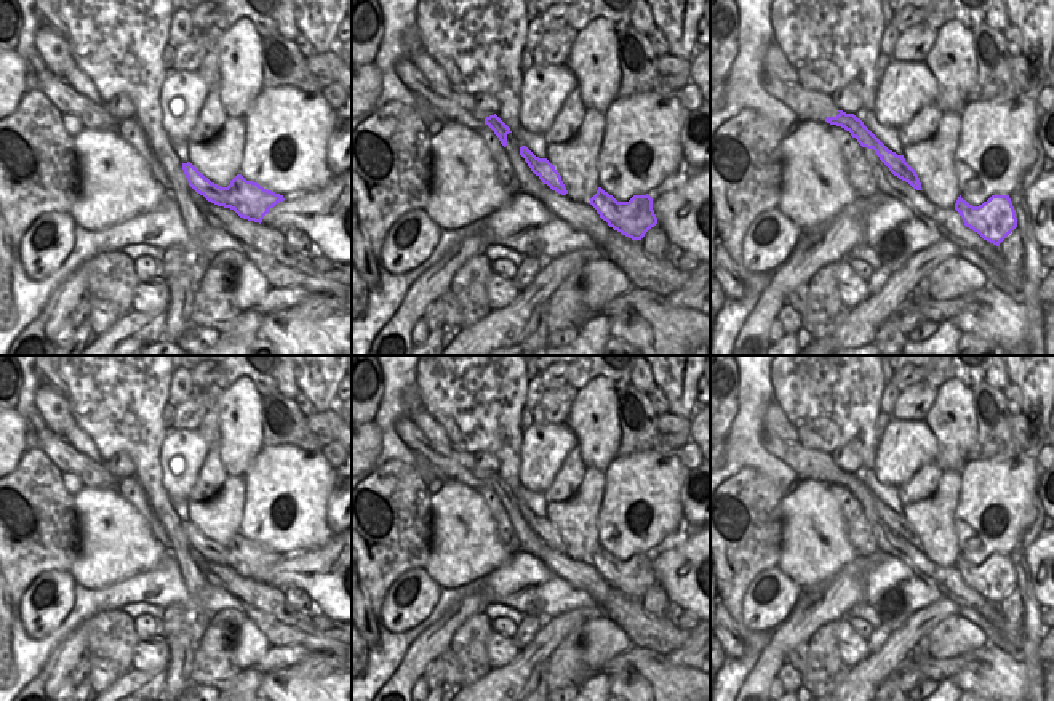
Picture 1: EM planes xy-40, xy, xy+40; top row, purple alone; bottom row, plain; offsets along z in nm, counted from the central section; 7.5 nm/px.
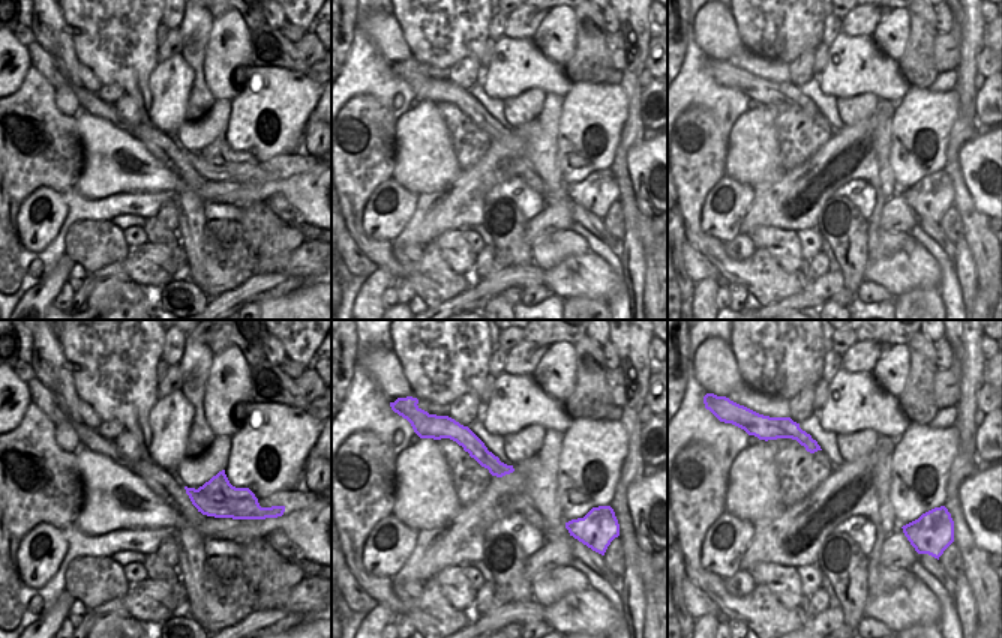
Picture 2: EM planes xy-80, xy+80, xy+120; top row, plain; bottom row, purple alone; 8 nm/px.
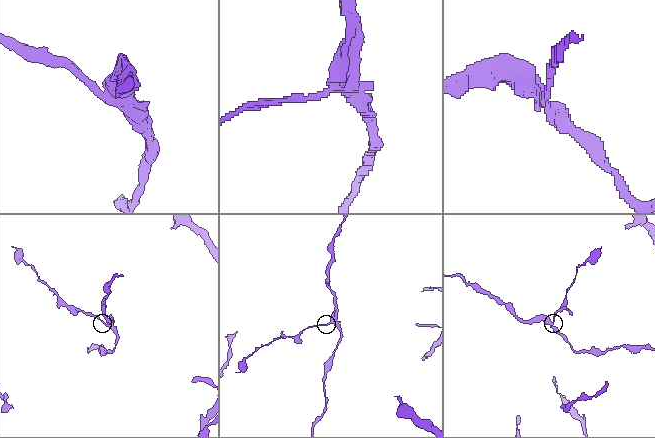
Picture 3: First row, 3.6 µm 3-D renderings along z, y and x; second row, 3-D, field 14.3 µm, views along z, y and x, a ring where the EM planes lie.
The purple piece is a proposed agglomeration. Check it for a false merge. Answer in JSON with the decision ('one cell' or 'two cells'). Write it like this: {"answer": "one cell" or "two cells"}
{"answer": "two cells"}

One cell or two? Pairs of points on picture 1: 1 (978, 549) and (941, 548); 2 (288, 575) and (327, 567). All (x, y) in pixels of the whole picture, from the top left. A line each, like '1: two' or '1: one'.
1: two
2: one

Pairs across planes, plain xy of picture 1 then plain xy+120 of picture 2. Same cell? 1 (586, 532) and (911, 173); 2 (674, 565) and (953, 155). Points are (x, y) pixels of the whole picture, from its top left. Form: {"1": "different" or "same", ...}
{"1": "different", "2": "different"}

